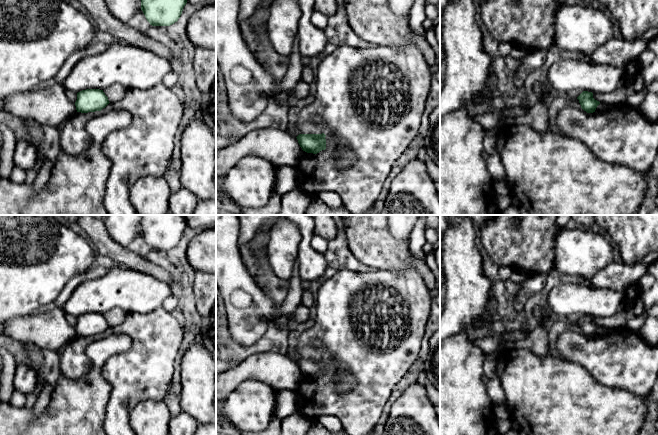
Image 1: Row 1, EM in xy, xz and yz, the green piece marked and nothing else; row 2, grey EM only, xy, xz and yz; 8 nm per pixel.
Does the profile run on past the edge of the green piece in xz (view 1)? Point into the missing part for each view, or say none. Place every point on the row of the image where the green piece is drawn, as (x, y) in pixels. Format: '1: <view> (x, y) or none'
1: none

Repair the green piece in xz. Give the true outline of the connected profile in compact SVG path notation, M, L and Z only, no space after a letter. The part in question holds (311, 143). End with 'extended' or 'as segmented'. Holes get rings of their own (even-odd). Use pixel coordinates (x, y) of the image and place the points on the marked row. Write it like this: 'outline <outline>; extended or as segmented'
outline M299 134L296 138L303 151L317 154L326 149L326 135L322 134Z; as segmented

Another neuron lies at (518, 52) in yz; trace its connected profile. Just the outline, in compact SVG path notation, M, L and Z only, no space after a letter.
M513 45L510 56L513 57L515 60L521 60L530 52L531 51L523 45Z

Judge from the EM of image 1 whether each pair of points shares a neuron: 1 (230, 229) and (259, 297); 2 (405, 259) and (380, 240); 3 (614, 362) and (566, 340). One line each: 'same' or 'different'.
1: same
2: same
3: same

